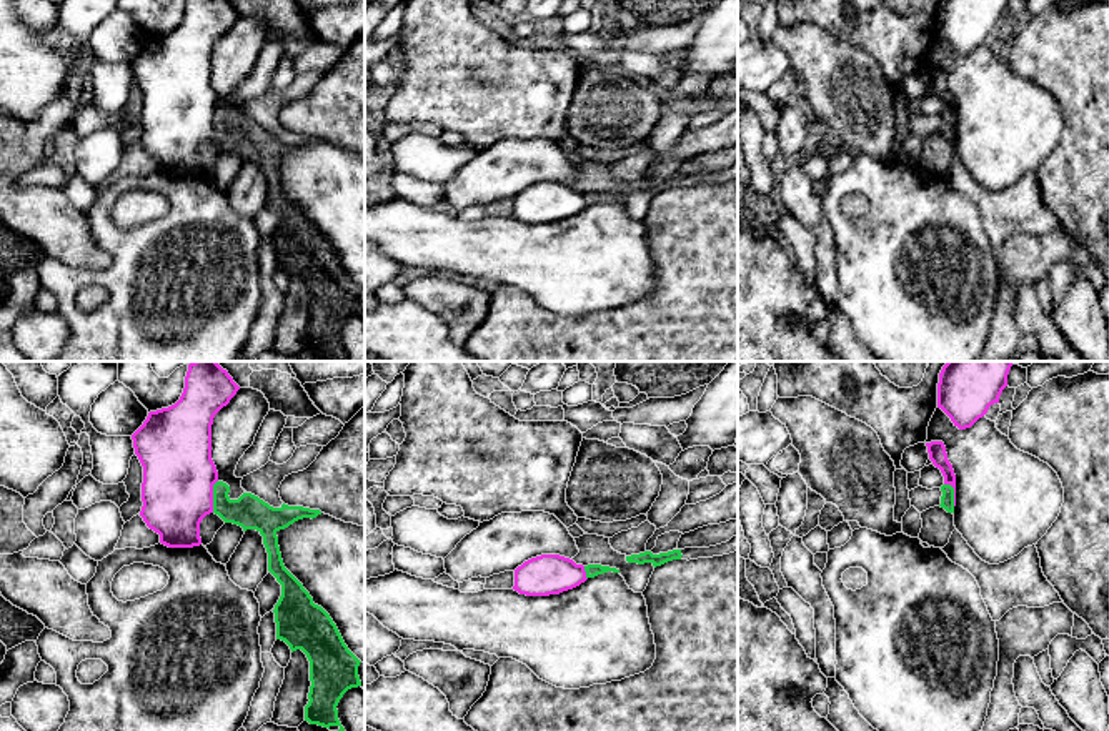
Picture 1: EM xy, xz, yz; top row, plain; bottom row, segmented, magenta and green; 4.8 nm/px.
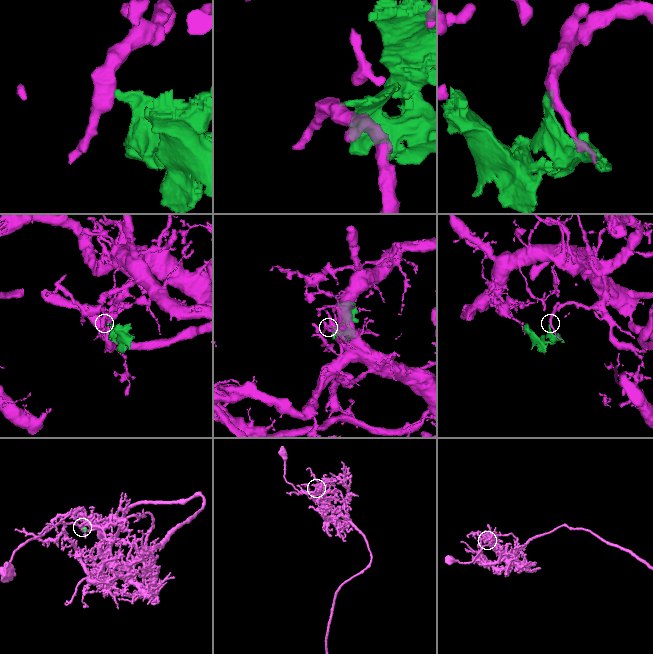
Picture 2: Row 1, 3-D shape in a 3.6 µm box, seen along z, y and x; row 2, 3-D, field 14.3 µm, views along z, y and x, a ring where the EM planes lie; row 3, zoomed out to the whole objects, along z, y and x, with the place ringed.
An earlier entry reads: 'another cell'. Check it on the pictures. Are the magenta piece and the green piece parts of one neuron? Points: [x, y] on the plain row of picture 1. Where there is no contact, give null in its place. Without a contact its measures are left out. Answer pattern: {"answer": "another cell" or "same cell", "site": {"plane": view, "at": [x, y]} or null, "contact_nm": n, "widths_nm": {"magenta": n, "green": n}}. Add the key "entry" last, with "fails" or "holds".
{"answer": "another cell", "site": {"plane": "xy", "at": [212, 124]}, "contact_nm": 160, "widths_nm": {"magenta": 360, "green": 160}, "entry": "holds"}

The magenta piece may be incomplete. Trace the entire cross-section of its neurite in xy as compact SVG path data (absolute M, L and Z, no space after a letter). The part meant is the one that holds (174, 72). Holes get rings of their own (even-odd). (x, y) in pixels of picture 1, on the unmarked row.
M186 0L180 27L168 35L150 38L132 62L135 82L143 93L140 143L168 175L201 172L200 150L213 140L213 112L218 108L211 87L211 52L238 17L228 0Z

